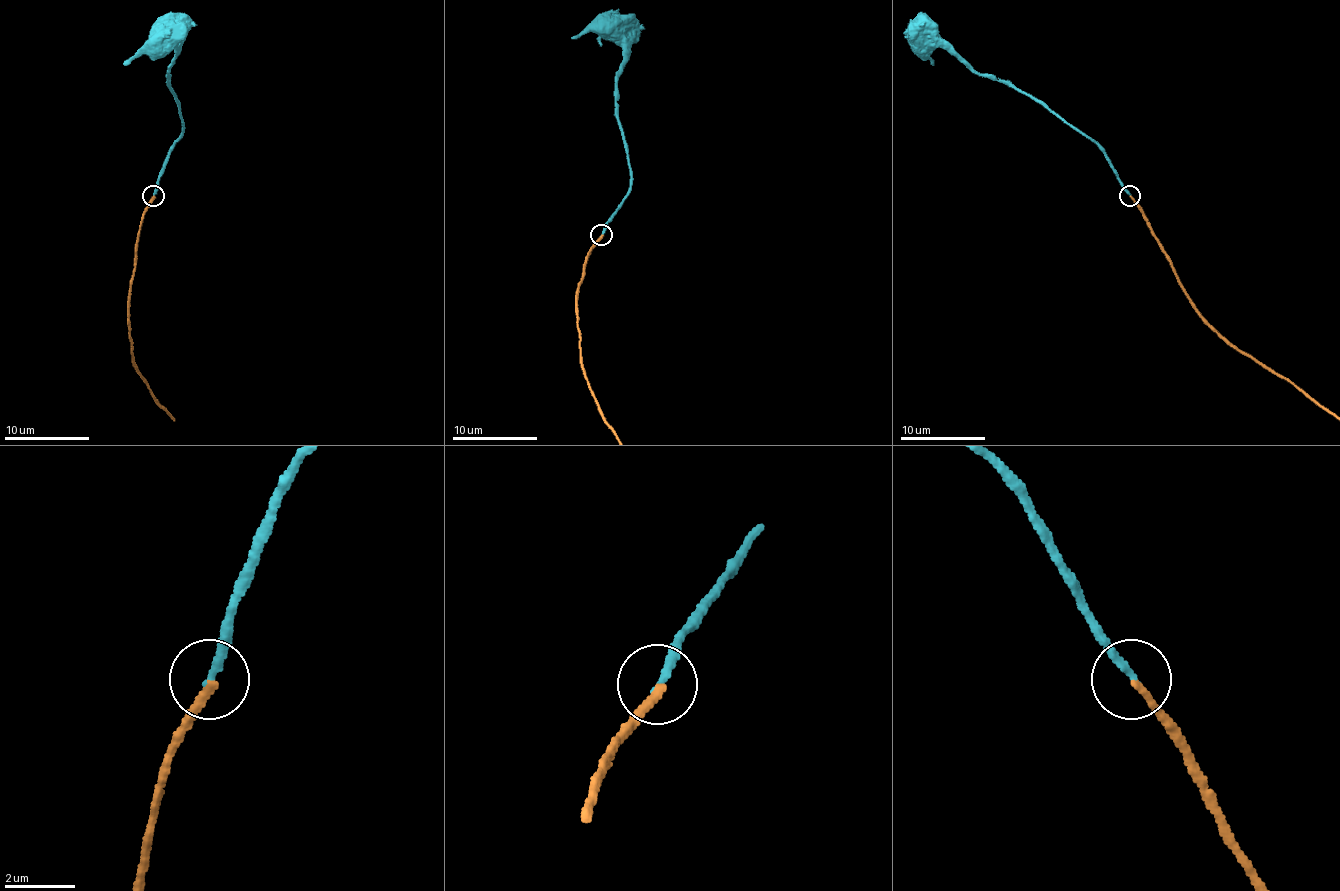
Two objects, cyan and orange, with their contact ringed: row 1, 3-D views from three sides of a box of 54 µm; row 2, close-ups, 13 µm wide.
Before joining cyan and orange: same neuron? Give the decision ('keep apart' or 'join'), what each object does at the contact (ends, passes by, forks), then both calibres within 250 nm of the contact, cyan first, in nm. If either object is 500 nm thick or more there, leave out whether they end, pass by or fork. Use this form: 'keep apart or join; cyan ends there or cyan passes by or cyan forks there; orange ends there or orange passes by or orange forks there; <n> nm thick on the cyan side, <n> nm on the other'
join; cyan ends there; orange ends there; 200 nm thick on the cyan side, 220 nm on the other

